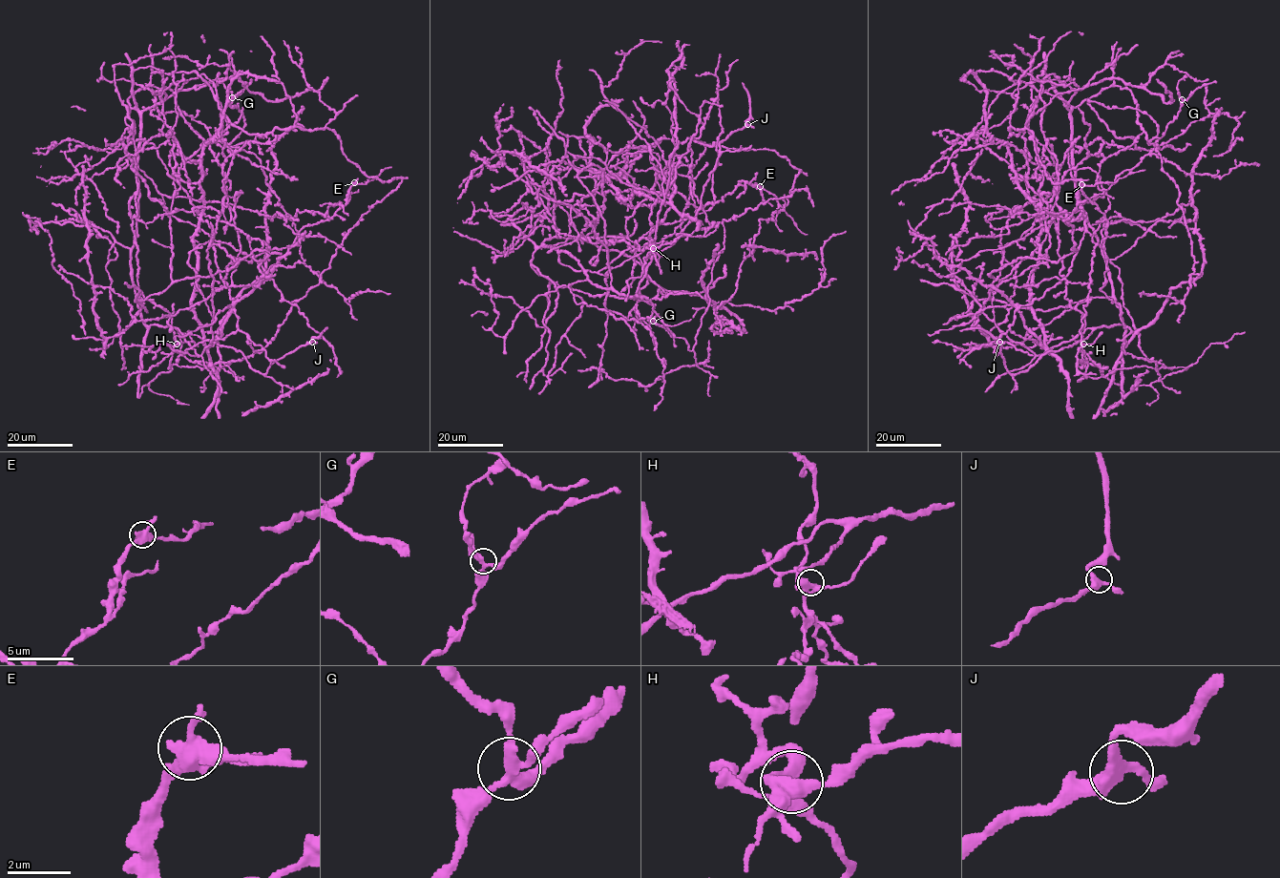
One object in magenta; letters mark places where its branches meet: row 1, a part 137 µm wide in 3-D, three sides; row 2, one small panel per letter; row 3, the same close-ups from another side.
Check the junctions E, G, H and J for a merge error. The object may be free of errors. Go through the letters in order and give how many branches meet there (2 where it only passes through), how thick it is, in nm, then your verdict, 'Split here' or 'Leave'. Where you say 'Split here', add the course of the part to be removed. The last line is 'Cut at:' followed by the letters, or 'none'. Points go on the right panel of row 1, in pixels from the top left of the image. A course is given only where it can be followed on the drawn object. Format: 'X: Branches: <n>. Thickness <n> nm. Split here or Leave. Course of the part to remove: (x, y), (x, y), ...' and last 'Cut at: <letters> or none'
E: Branches: 4. Thickness 400 nm. Split here. Course of the part to remove: (1081, 184), (1114, 182), (1131, 173), (1144, 170)
G: Branches: 4. Thickness 300 nm. Leave
H: Branches: 4. Thickness 400 nm. Leave
J: Branches: 3. Thickness 400 nm. Leave
Cut at: E

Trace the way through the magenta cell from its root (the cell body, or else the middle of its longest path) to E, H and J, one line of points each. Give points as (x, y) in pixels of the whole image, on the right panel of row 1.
E: (1108, 268), (1111, 297), (1043, 311), (990, 296), (989, 275), (1017, 259), (1075, 251), (1081, 184)
H: (1108, 268), (1124, 328), (1122, 396), (1191, 365), (1118, 368), (1078, 381), (1088, 365), (1079, 363), (1083, 344)
J: (1108, 268), (1124, 324), (1095, 327), (1082, 341), (1047, 351), (1016, 374), (1007, 368), (999, 342)

